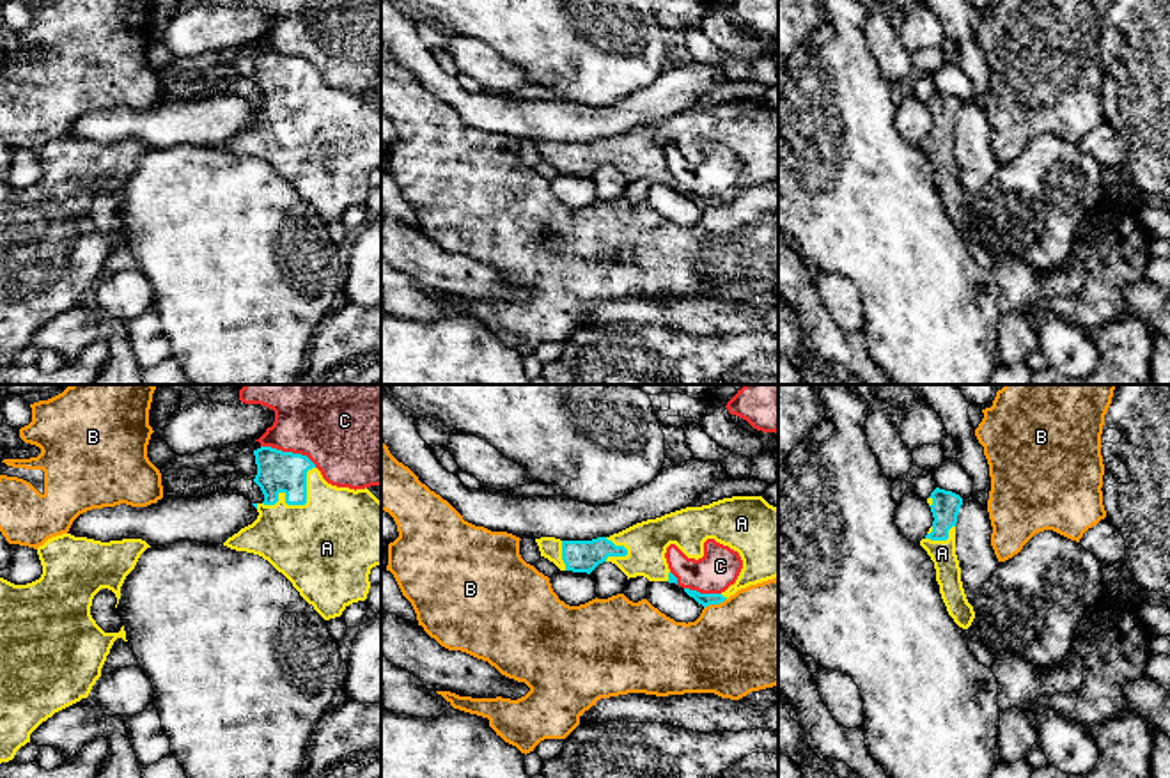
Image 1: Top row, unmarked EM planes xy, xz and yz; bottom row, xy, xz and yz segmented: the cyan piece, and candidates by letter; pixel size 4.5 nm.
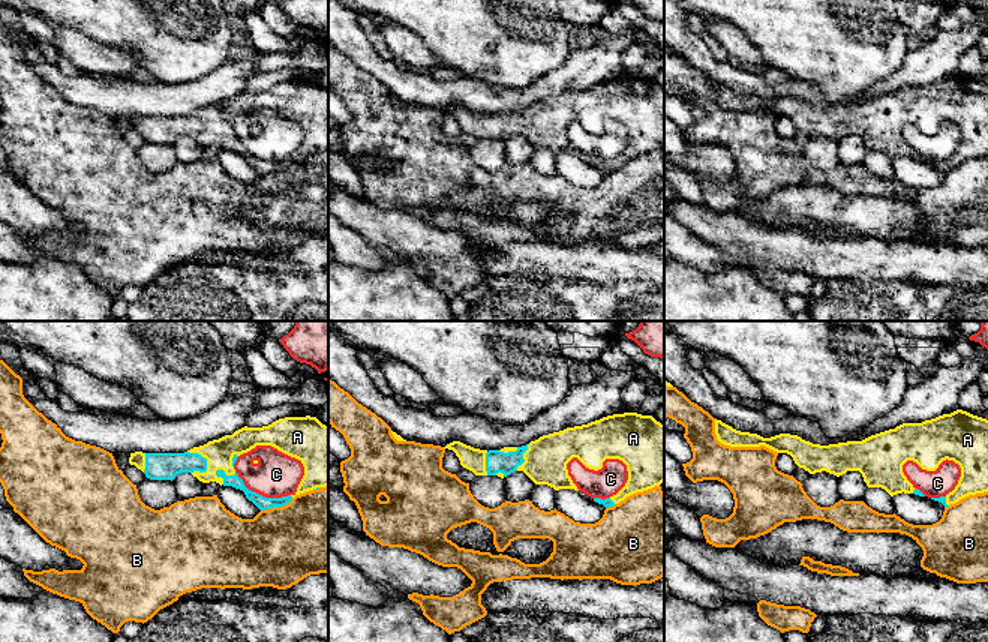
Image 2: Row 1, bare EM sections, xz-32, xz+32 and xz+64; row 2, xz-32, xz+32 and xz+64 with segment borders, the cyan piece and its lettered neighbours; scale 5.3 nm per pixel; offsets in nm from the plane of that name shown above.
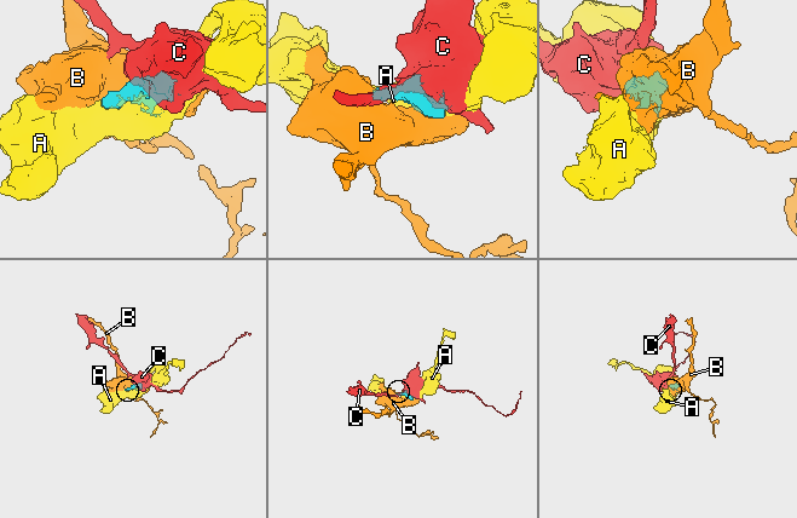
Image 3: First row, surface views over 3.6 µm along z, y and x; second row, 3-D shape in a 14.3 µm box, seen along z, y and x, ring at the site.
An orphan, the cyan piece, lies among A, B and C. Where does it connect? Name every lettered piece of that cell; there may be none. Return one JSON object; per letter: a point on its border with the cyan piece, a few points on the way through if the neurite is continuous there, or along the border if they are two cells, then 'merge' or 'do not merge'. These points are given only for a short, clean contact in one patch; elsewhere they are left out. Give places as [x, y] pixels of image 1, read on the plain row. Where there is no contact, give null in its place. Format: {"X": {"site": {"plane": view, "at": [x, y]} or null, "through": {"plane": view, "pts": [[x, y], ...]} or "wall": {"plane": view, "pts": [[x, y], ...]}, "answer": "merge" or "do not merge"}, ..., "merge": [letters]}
{"A": {"site": {"plane": "xy", "at": [298, 107]}, "answer": "merge"}, "B": {"site": {"plane": "xz", "at": [715, 206]}, "answer": "do not merge"}, "C": {"site": {"plane": "xy", "at": [289, 55]}, "answer": "do not merge"}, "merge": ["A"]}

